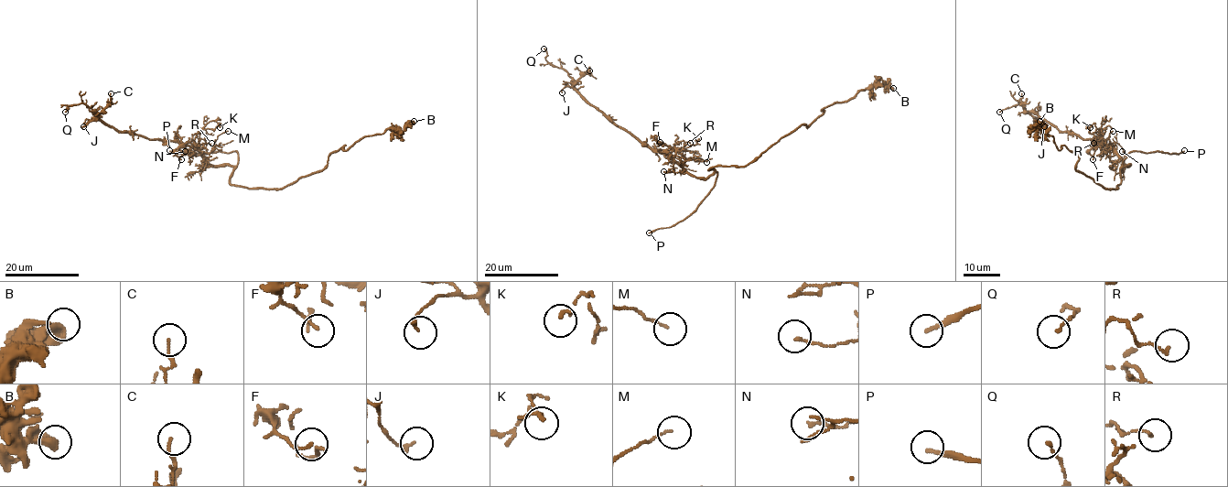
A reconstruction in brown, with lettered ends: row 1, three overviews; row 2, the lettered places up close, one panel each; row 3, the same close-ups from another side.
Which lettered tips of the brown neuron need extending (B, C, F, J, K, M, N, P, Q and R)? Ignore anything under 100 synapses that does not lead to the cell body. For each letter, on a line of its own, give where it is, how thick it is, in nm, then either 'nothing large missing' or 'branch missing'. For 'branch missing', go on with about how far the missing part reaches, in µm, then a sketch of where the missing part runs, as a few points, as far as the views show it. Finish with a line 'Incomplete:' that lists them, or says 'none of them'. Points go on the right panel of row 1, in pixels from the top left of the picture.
B: (1039, 121) | 500 nm | nothing large missing
C: (1021, 93) | 110 nm | nothing large missing
F: (1093, 159) | 120 nm | nothing large missing
J: (1044, 126) | 160 nm | nothing large missing
K: (1090, 127) | 130 nm | nothing large missing
M: (1113, 131) | 90 nm | nothing large missing
N: (1122, 151) | 120 nm | nothing large missing
P: (1184, 150) | 180 nm | branch missing | 25 µm | (1184, 150), (1187, 149), (1194, 158), (1179, 142), (1171, 140)
Q: (999, 112) | 130 nm | nothing large missing
R: (1093, 143) | 120 nm | nothing large missing
Incomplete: P

